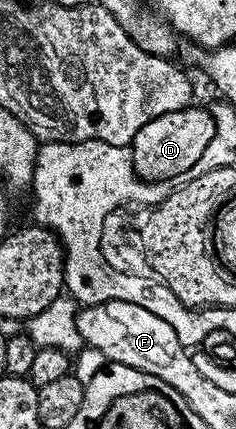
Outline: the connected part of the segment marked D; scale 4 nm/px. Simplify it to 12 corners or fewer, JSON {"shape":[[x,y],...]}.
{"shape":[[162,114],[130,151],[140,179],[176,182],[203,161],[217,117]]}

